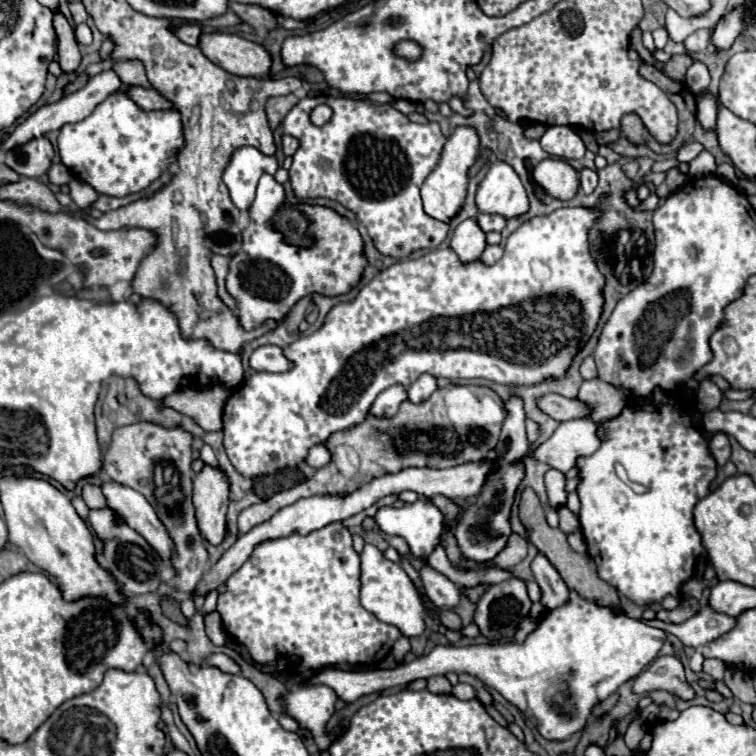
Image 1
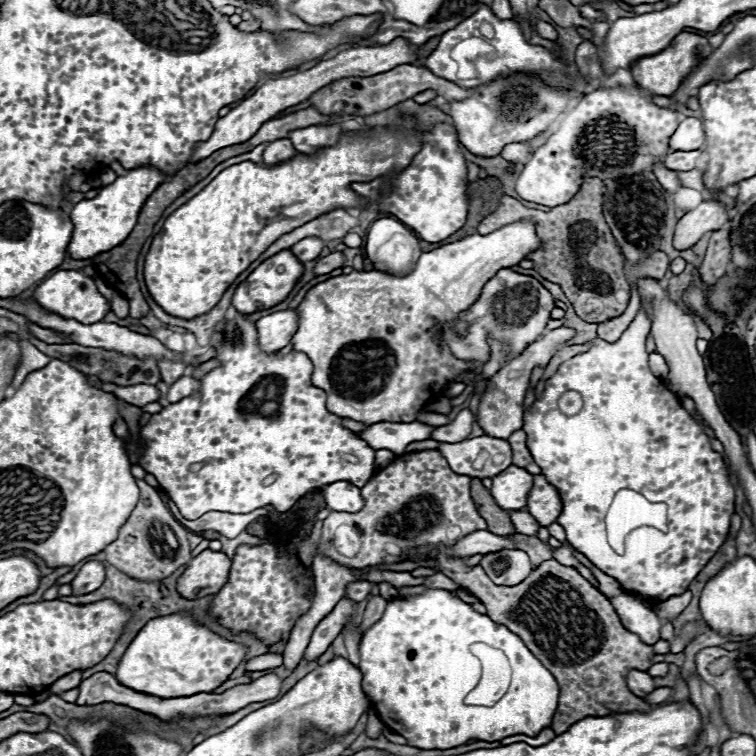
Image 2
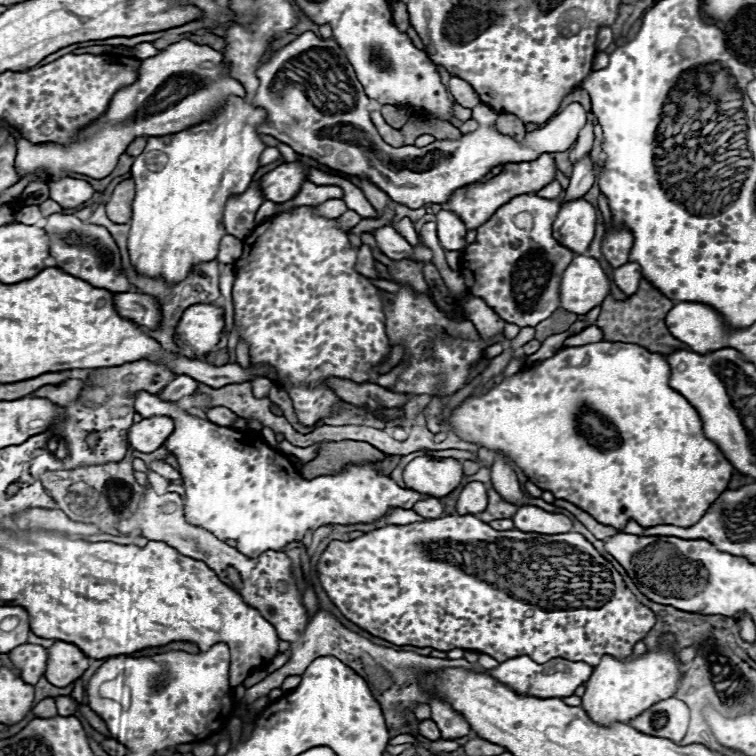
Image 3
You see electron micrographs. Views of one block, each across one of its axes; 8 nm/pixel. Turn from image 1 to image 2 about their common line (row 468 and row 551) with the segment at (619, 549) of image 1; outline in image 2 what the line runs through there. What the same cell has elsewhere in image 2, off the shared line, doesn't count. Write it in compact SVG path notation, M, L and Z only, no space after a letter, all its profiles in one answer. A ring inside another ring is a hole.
M642 308L642 310L638 310L636 318L634 318L632 324L628 326L628 330L620 336L618 342L608 344L608 342L604 342L604 340L600 340L600 338L588 342L588 344L592 344L588 352L582 352L582 354L570 358L568 362L564 362L564 364L558 368L558 372L546 382L544 394L540 396L540 400L534 402L534 406L530 408L530 412L526 412L526 416L524 416L524 428L522 428L522 430L524 430L526 436L528 436L526 444L528 444L528 448L530 448L530 454L534 456L534 462L542 468L542 474L548 478L550 484L554 484L554 486L558 488L558 492L560 492L560 496L562 496L564 510L562 510L562 514L558 516L556 522L558 522L560 526L564 526L564 530L566 530L566 540L568 540L578 552L582 552L596 568L600 568L604 574L616 578L624 592L642 594L642 596L648 596L648 598L652 598L652 600L664 602L664 600L668 600L668 598L672 598L672 596L684 594L684 592L688 590L690 582L698 576L698 572L710 562L710 558L712 558L712 556L718 552L718 548L724 544L724 540L726 540L726 536L728 536L728 530L730 530L730 516L734 514L734 486L732 486L730 480L728 480L728 468L726 468L722 456L712 450L712 446L710 446L708 436L704 434L704 430L702 430L702 428L690 418L690 414L682 408L682 404L680 404L680 400L676 398L676 394L672 394L672 392L666 388L666 384L664 384L658 376L654 376L654 374L650 372L650 368L648 368L648 352L646 352L646 338L648 338L648 334L650 334L650 328L652 328L652 316L646 312L646 308ZM568 390L580 392L580 394L582 394L582 400L584 400L584 406L582 406L582 410L580 410L576 416L564 416L564 414L560 414L560 410L558 410L558 398L560 398L564 392L568 392ZM622 488L632 488L632 490L644 494L644 496L646 496L648 500L652 500L652 502L666 502L666 504L668 504L668 522L670 522L670 528L668 528L666 534L664 534L664 532L650 530L650 528L638 528L638 530L634 530L634 532L626 538L626 554L624 554L624 556L616 554L616 552L608 546L608 542L606 542L606 528L604 528L604 516L606 516L606 512L608 512L608 508L610 508L610 504L612 504L612 500L614 500L614 494L616 494L618 490L622 490Z

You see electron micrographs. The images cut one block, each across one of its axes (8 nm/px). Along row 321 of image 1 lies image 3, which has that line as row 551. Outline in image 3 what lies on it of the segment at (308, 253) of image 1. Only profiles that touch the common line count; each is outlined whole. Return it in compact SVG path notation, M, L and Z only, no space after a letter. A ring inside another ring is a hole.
M140 392L134 408L142 418L168 414L174 420L174 432L162 446L174 454L180 466L178 472L186 490L186 522L216 534L220 540L236 540L236 550L248 558L256 558L268 550L282 550L320 526L370 524L388 514L392 506L412 508L424 498L420 492L400 488L372 462L348 464L336 474L306 480L284 454L264 442L260 432L216 426L188 414L178 404L162 402L156 394Z

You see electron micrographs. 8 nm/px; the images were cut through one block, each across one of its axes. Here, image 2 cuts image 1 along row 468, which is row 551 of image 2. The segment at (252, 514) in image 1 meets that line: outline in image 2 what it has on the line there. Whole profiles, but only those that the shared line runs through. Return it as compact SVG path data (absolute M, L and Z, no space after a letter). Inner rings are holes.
M438 450L400 454L376 476L372 476L366 482L366 486L362 486L362 496L366 504L364 510L360 510L360 514L332 512L324 520L318 552L346 568L360 570L376 564L400 562L408 546L450 546L452 542L458 542L464 534L470 534L472 530L484 530L486 520L478 514L476 504L472 502L470 480L470 476L460 476L452 472L446 458ZM336 540L340 540L338 546ZM346 540L350 540L352 544ZM344 544L358 548L352 554L342 554L342 550L346 548Z

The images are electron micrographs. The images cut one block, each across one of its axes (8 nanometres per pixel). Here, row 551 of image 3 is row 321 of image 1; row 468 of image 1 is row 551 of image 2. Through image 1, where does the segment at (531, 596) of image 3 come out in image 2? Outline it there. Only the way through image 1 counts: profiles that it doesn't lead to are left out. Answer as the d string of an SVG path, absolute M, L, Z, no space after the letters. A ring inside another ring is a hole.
M274 544L240 546L232 558L230 578L216 594L210 616L216 616L222 626L232 632L254 632L266 644L288 638L292 626L308 610L312 598L308 596L312 582L310 568L304 568L294 556L286 556Z

